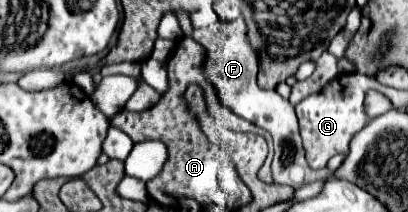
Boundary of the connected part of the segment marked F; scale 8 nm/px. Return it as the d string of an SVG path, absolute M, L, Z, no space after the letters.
M236 19L234 23L218 23L216 29L204 27L190 33L192 39L196 39L204 47L204 73L208 81L214 85L220 101L238 117L266 129L274 139L274 181L282 185L290 185L294 189L302 187L306 183L306 173L310 171L306 159L304 159L304 147L298 133L298 119L294 113L294 105L290 105L288 99L282 99L275 89L264 90L256 85L256 71L258 71L258 59L256 51L252 51L248 39L246 39L246 23L244 19Z

